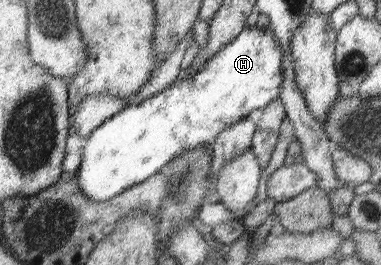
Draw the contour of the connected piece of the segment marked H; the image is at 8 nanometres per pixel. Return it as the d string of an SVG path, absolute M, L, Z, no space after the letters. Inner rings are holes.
M246 26L226 47L220 49L198 73L182 76L176 83L150 96L138 105L126 106L120 113L101 123L84 145L76 182L81 192L92 201L108 201L130 187L143 183L163 171L183 151L212 144L215 135L226 126L248 116L254 109L265 108L277 100L283 82L283 59L278 41L270 26Z

